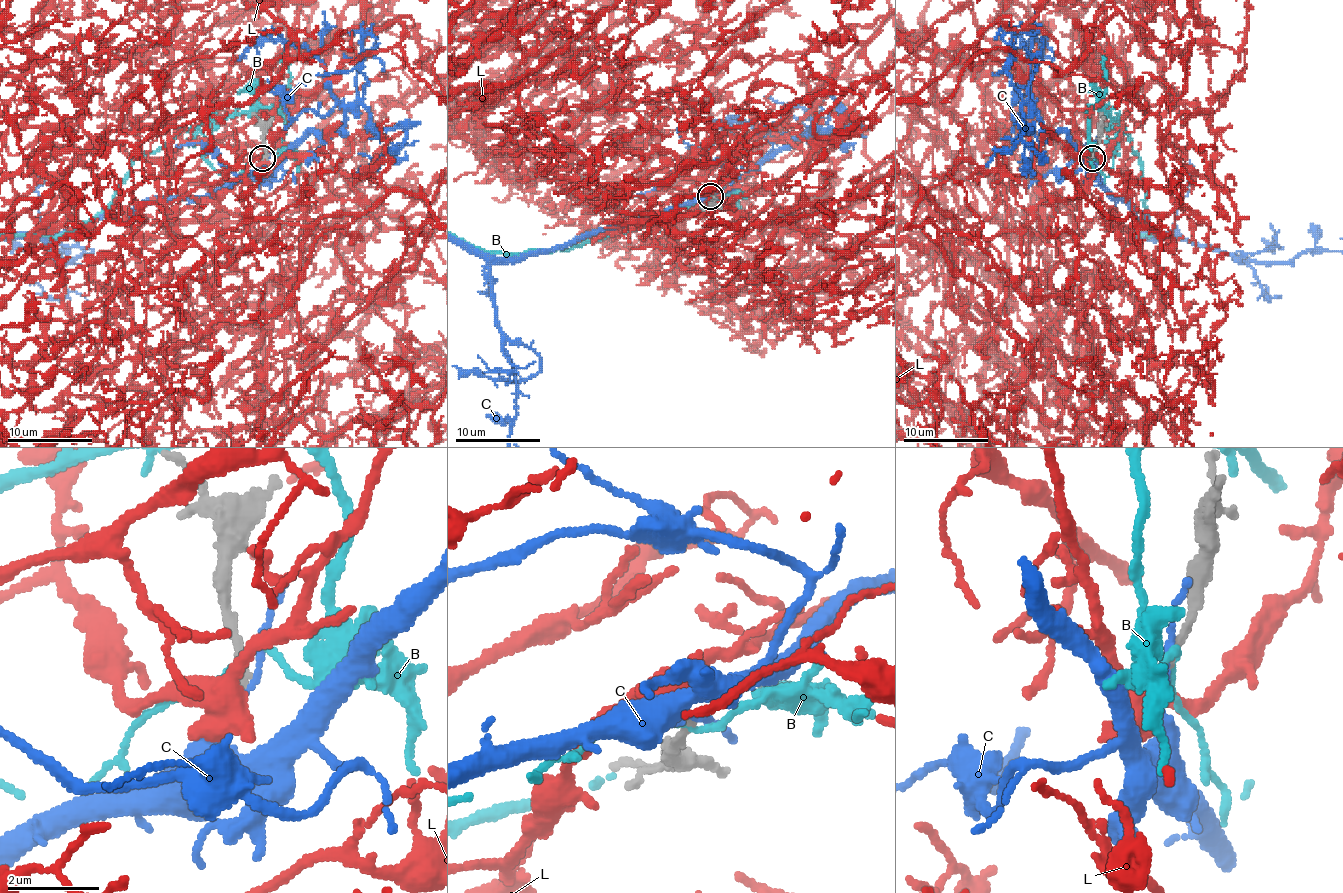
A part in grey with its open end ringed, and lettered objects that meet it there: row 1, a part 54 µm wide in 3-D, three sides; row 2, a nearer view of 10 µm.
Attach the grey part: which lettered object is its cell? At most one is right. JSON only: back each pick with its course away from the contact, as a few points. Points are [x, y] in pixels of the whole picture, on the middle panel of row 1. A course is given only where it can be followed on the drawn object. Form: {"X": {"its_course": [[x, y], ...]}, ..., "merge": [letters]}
{"merge": []}

